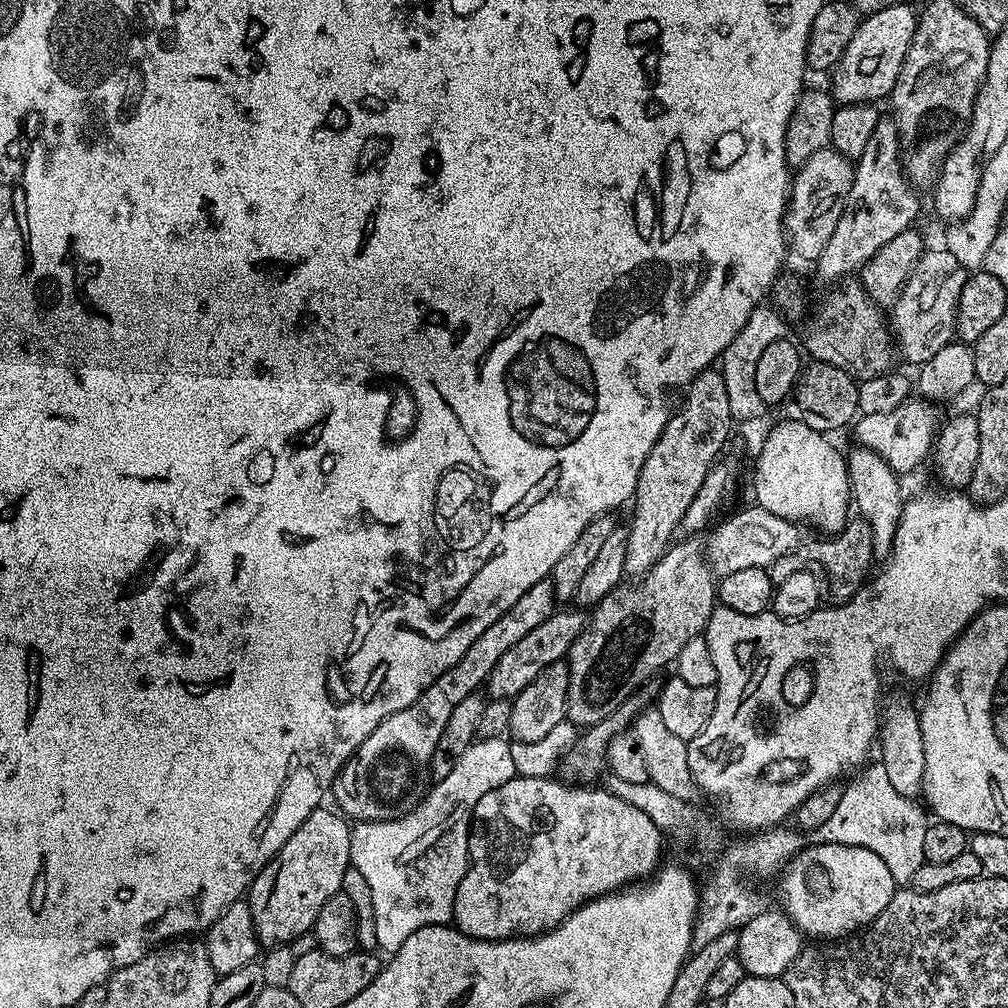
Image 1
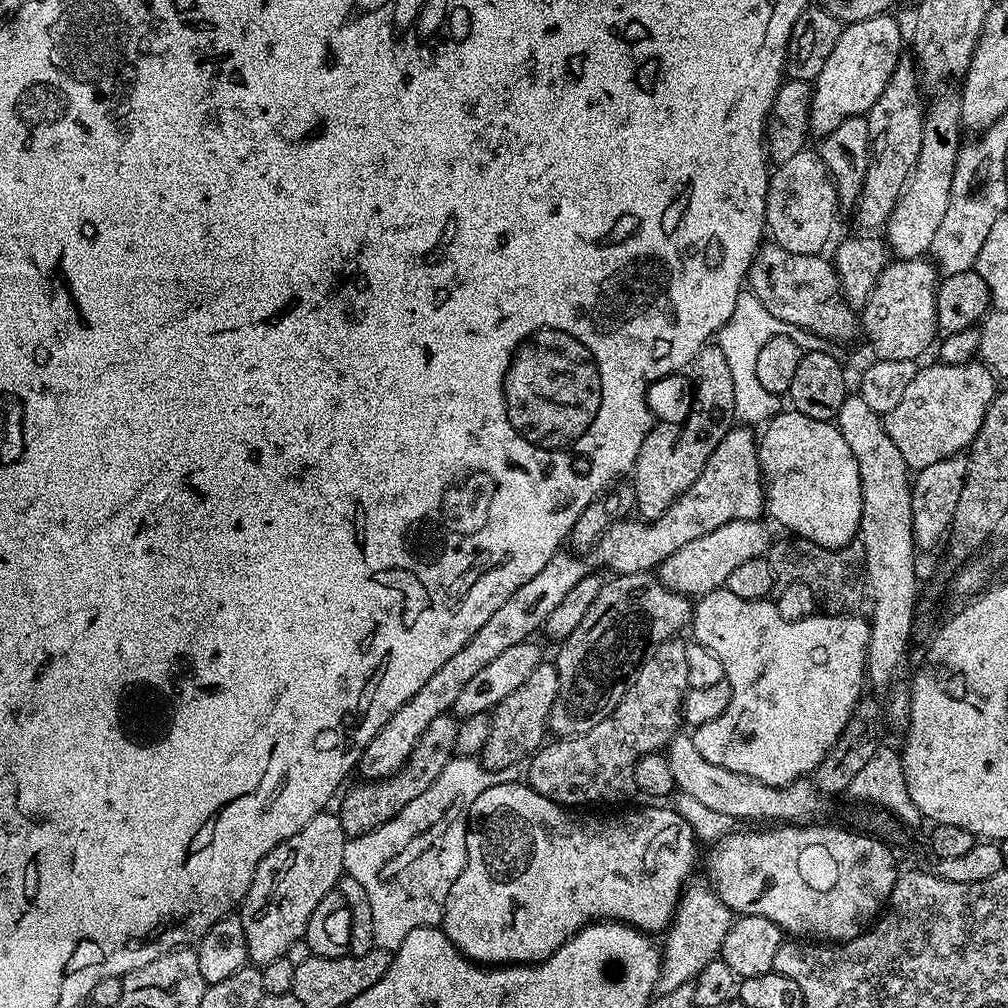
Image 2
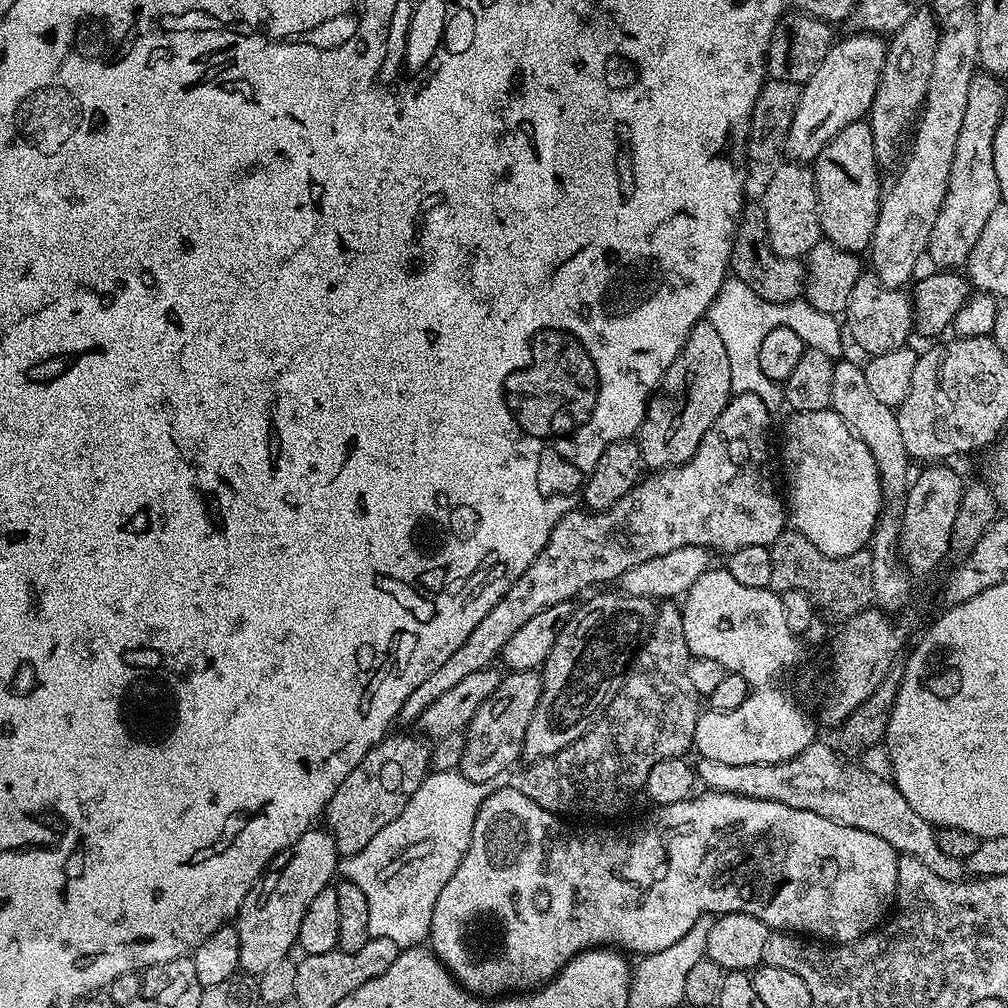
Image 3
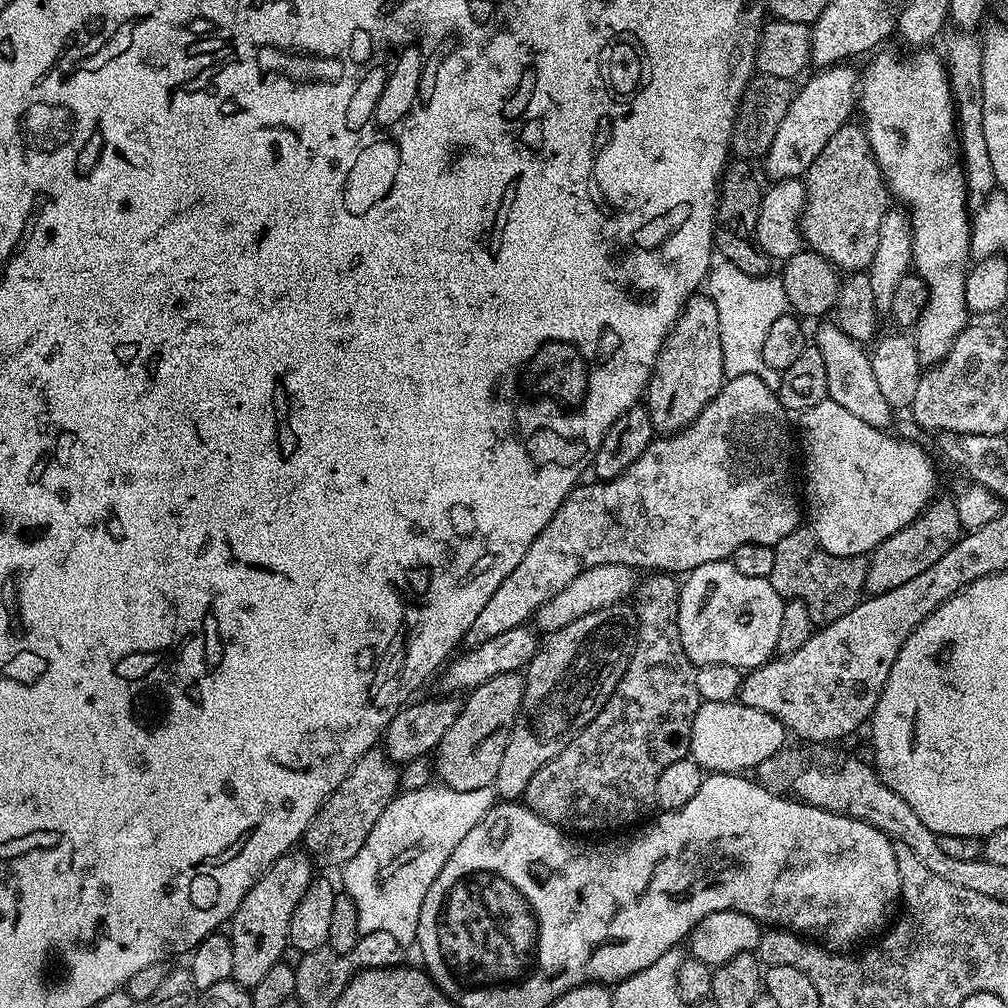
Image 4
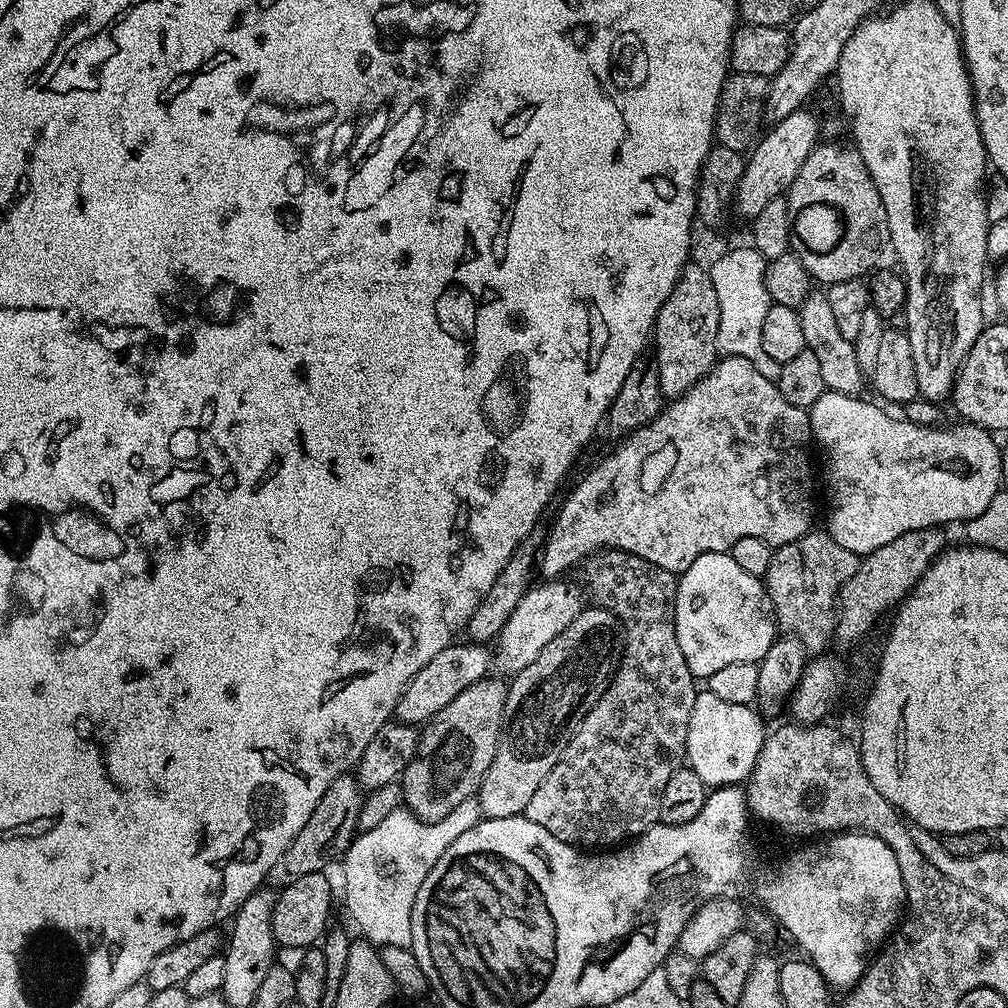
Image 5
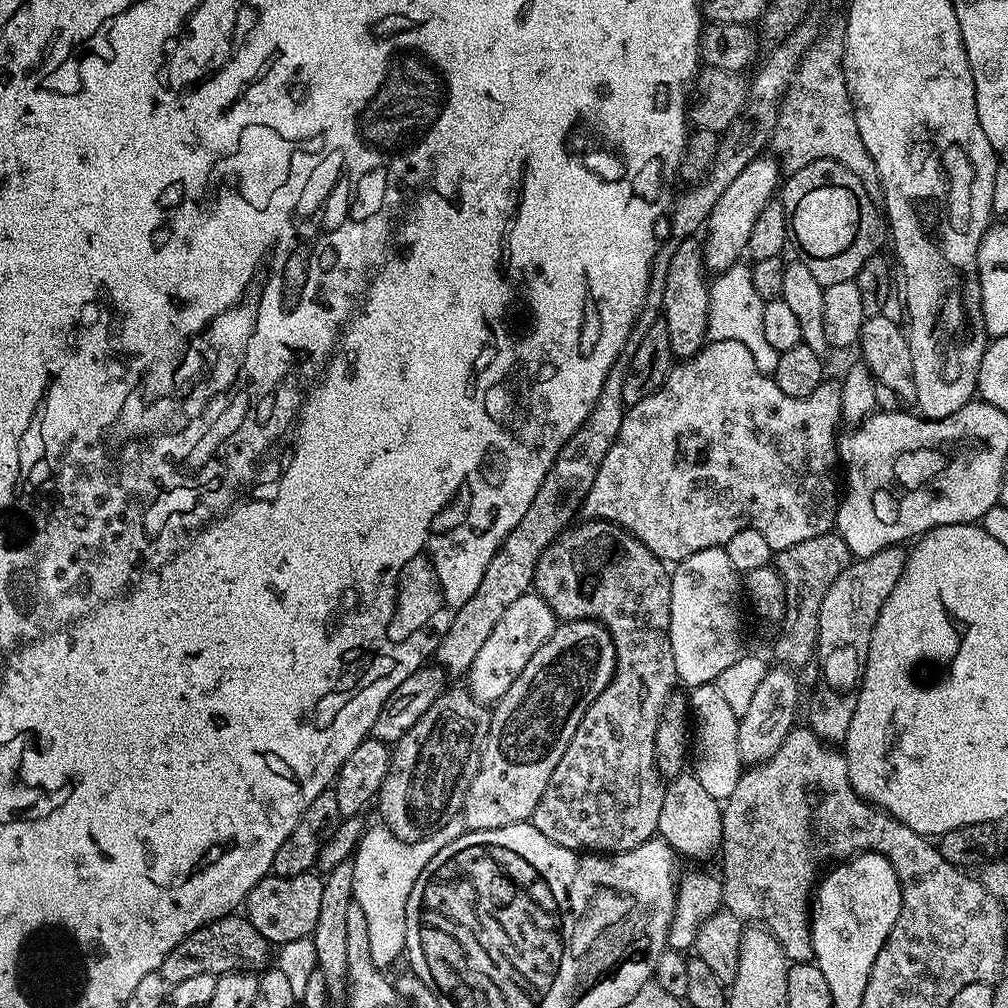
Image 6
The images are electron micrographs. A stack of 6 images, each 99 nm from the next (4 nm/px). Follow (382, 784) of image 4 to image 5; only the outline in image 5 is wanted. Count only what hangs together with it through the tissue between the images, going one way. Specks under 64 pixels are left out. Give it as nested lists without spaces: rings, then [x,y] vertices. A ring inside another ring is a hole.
[[[345,774],[334,778],[330,786],[326,786],[326,794],[314,806],[314,814],[306,821],[306,826],[298,830],[294,842],[286,850],[282,861],[282,868],[289,872],[289,877],[295,878],[324,872],[327,864],[332,864],[341,859],[348,847],[358,835],[359,812],[364,806],[365,793],[362,791],[355,775]]]

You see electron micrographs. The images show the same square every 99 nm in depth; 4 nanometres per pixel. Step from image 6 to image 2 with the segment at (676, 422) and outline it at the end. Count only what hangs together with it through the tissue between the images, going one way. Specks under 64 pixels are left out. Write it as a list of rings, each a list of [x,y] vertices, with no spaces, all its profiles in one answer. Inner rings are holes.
[[[734,426],[726,438],[714,446],[714,454],[710,454],[694,486],[683,492],[668,507],[666,514],[651,522],[625,518],[612,524],[595,544],[596,560],[617,576],[659,569],[662,561],[682,550],[686,542],[694,542],[694,538],[702,538],[718,530],[718,526],[726,526],[726,522],[761,519],[766,512],[765,487],[764,478],[760,475],[757,433],[748,426]],[[571,551],[556,552],[554,558],[550,558],[550,562],[546,562],[546,566],[542,566],[542,570],[538,570],[530,582],[526,582],[526,586],[518,586],[518,590],[506,598],[506,603],[487,620],[486,626],[482,626],[482,630],[478,630],[478,634],[474,634],[474,638],[466,642],[466,646],[462,646],[462,650],[458,650],[458,654],[454,654],[454,658],[450,658],[450,662],[446,662],[446,666],[442,666],[442,670],[438,670],[438,674],[434,674],[434,678],[430,678],[430,682],[426,682],[426,686],[422,686],[422,690],[410,698],[410,702],[402,705],[390,718],[390,722],[382,726],[382,730],[378,730],[370,746],[366,746],[360,756],[358,772],[361,772],[364,780],[384,780],[387,776],[393,776],[410,758],[426,726],[430,726],[434,718],[453,711],[458,694],[462,694],[466,682],[470,682],[474,674],[479,674],[493,658],[498,658],[502,650],[518,646],[543,629],[562,598],[566,598],[566,593],[573,586],[578,586],[578,582],[582,582],[586,575],[586,568],[580,560],[583,559]]]

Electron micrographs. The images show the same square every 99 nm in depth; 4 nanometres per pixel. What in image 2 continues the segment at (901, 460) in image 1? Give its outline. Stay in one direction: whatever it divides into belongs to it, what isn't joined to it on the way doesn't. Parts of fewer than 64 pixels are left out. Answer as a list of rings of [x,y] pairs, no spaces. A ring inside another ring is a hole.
[[[983,362],[935,363],[917,370],[914,382],[902,393],[902,402],[886,413],[884,420],[885,432],[890,434],[894,446],[898,446],[912,470],[934,466],[934,462],[963,453],[972,445],[987,407],[998,393],[998,377]]]

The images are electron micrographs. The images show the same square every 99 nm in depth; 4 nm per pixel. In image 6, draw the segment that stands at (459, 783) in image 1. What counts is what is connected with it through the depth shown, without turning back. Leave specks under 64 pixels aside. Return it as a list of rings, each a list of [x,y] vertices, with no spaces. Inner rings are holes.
[[[463,815],[455,816],[450,822],[440,825],[439,828],[409,844],[398,838],[391,830],[383,826],[369,827],[360,840],[359,851],[364,851],[368,859],[368,900],[366,899],[366,927],[368,930],[368,947],[370,958],[381,970],[388,967],[396,959],[405,955],[406,942],[406,902],[410,898],[410,890],[414,890],[414,882],[418,882],[418,874],[426,870],[426,862],[438,854],[450,842],[463,836]]]

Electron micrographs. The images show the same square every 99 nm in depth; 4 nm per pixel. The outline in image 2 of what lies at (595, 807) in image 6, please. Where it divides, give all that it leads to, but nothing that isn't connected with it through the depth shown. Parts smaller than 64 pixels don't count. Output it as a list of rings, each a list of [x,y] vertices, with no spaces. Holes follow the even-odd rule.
[[[664,638],[649,647],[636,671],[628,677],[624,685],[622,702],[598,726],[594,726],[585,736],[552,738],[536,749],[527,761],[526,783],[542,798],[550,798],[556,804],[616,804],[636,792],[634,769],[642,757],[655,752],[663,753],[669,742],[682,728],[684,695],[689,690],[686,678],[686,643],[680,638]]]

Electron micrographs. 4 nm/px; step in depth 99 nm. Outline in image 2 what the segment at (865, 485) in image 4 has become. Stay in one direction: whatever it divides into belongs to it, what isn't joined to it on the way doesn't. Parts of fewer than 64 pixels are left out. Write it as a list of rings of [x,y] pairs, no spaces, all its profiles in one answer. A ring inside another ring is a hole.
[[[782,410],[763,425],[758,447],[760,475],[766,485],[766,512],[788,531],[785,533],[823,548],[845,548],[857,539],[862,518],[862,480],[850,445],[835,423]]]

